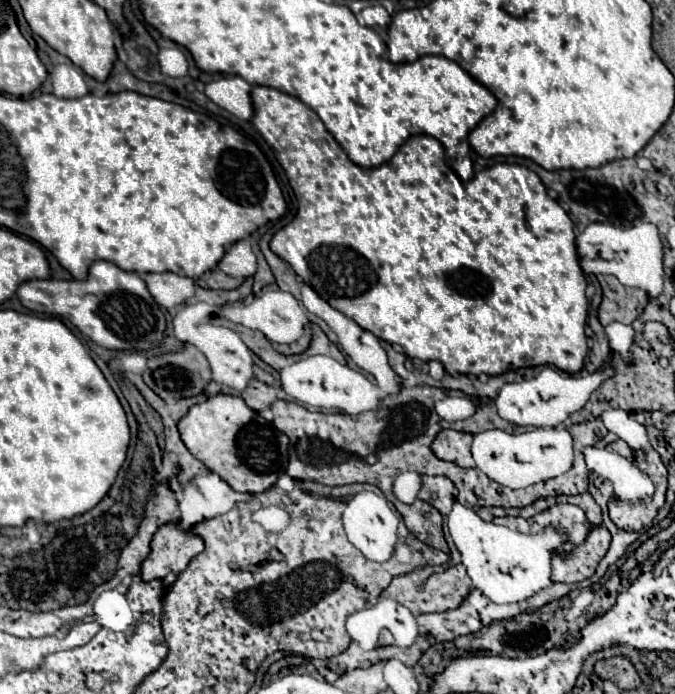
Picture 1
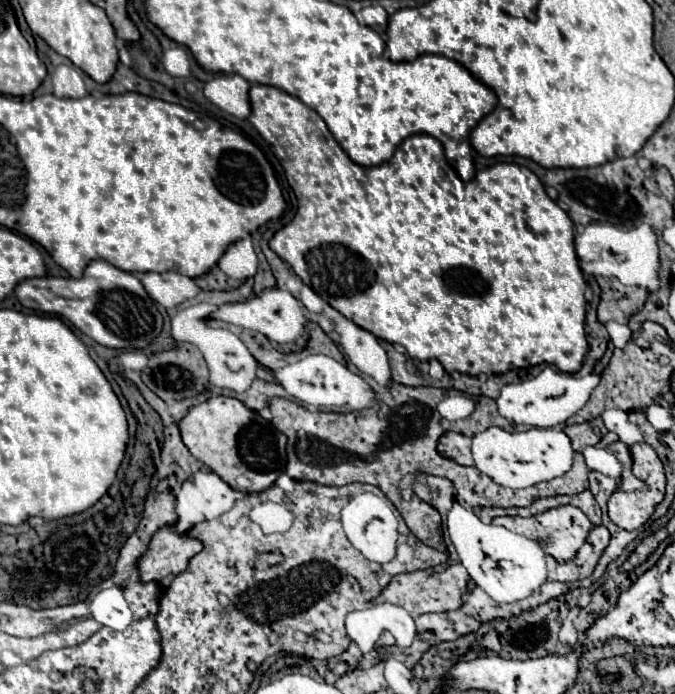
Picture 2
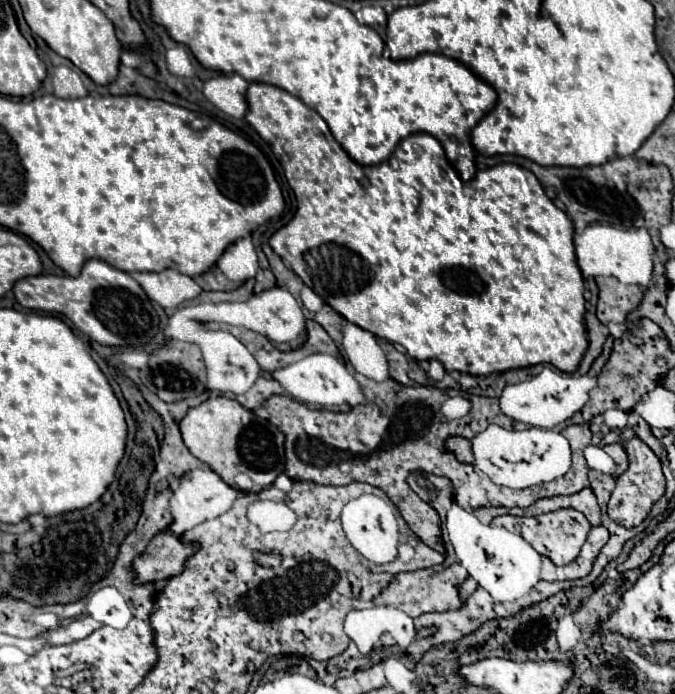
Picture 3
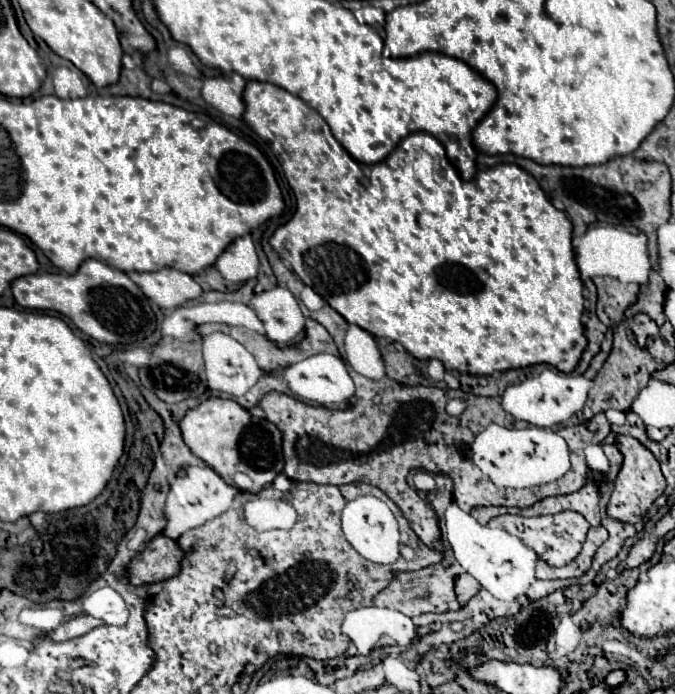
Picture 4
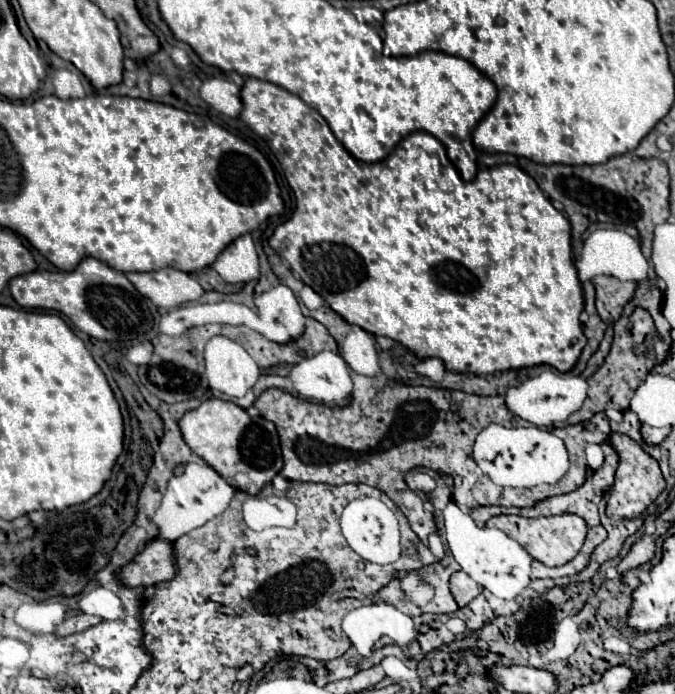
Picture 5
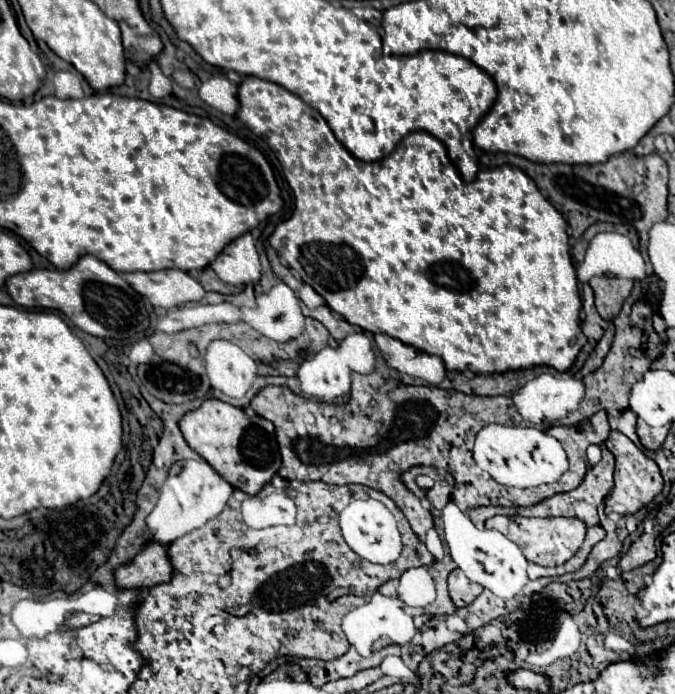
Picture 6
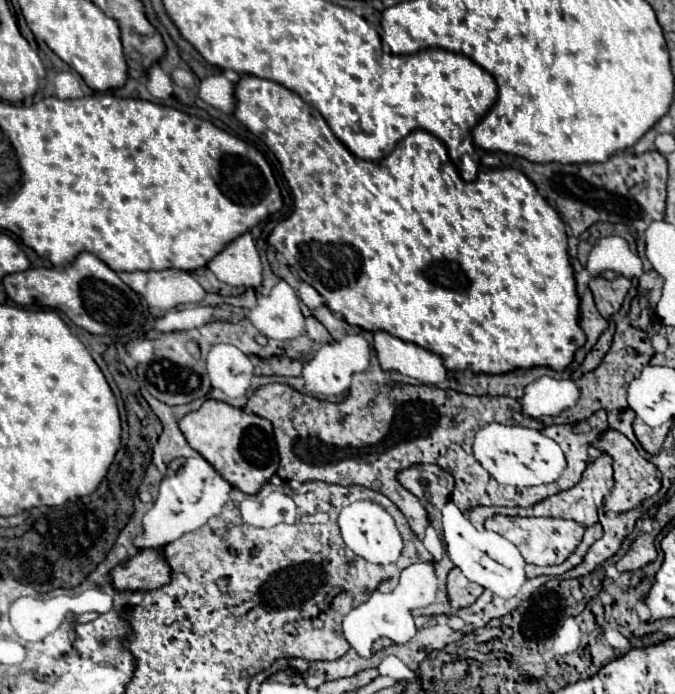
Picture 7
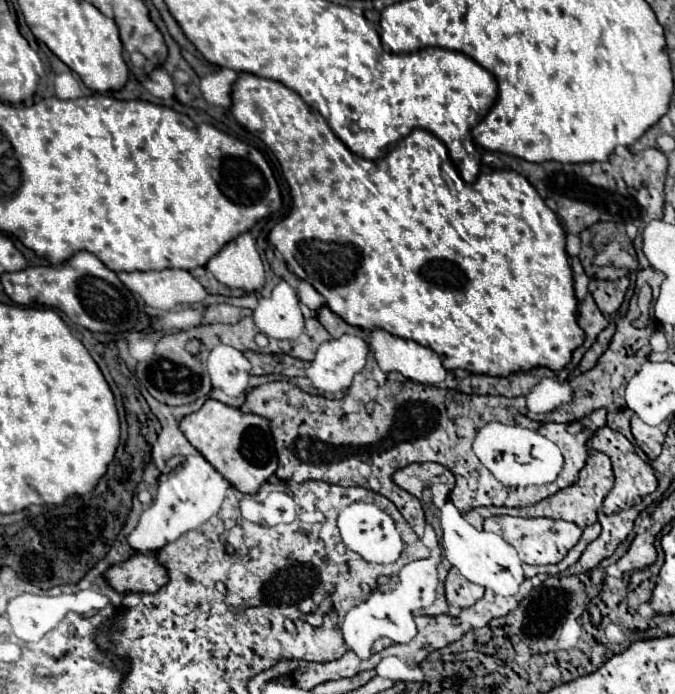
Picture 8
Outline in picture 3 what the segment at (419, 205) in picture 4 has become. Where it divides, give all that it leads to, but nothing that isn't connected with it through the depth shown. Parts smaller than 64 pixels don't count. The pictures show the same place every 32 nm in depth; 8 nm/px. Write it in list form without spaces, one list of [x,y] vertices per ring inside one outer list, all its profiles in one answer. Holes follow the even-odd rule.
[[[260,82],[250,84],[246,96],[250,106],[246,120],[272,146],[272,152],[280,160],[286,180],[298,200],[298,210],[294,218],[270,238],[269,245],[284,262],[290,264],[290,268],[302,278],[302,282],[314,288],[314,292],[322,296],[324,302],[330,304],[338,314],[342,314],[352,324],[372,332],[378,338],[384,338],[392,344],[402,344],[406,352],[416,360],[436,358],[438,362],[444,364],[446,372],[466,372],[466,374],[480,376],[480,374],[492,374],[492,372],[506,372],[512,368],[526,368],[534,364],[552,364],[562,372],[578,370],[580,360],[588,348],[588,340],[584,330],[584,312],[586,312],[584,308],[586,302],[582,296],[584,280],[576,264],[574,242],[572,242],[574,226],[570,218],[560,208],[556,208],[554,202],[546,196],[544,188],[540,186],[540,182],[530,170],[520,168],[516,164],[498,164],[498,166],[478,171],[476,178],[472,178],[470,182],[464,182],[446,160],[442,144],[434,136],[424,132],[412,134],[404,139],[401,146],[394,150],[390,160],[378,166],[360,168],[360,164],[356,164],[334,140],[322,116],[316,110],[308,108],[300,98],[288,94],[282,88],[260,84]]]

